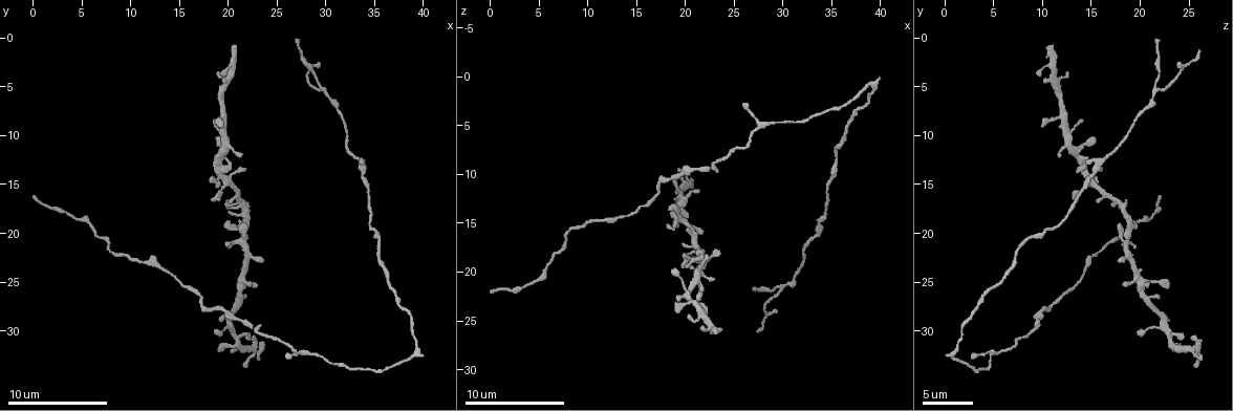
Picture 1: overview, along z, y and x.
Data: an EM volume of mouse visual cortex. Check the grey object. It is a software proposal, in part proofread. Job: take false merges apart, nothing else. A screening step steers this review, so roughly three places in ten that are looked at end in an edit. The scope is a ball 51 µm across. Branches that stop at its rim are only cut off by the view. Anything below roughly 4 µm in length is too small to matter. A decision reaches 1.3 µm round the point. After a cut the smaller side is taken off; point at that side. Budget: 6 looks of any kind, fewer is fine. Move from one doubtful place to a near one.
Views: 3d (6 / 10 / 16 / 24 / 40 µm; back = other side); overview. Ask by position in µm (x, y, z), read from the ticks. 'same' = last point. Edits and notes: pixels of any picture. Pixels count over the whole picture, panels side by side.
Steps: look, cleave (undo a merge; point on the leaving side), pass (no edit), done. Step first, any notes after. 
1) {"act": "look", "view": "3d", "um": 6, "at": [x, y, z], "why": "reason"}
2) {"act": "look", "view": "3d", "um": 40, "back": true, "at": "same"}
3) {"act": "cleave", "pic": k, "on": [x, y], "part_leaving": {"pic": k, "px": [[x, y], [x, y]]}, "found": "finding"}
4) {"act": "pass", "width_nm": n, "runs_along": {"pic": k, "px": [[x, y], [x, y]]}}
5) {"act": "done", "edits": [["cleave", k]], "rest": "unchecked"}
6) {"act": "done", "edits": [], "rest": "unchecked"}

{"act": "look", "view": "3d", "um": 10, "at": [17.2, 27.6, 10.8], "why": "calibre changes"}

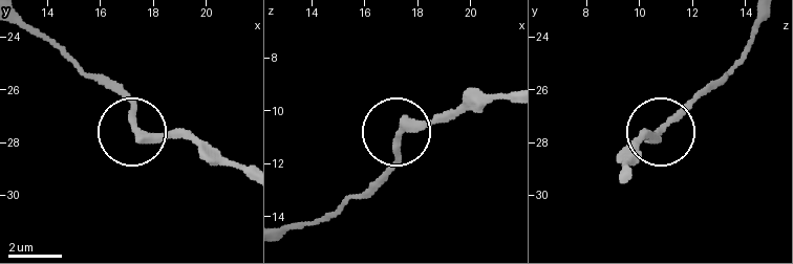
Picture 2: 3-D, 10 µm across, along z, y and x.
{"act": "pass", "runs_along": {"pic": 2, "px": [[622, 178], [628, 153], [663, 133], [708, 88]]}, "found": "all the same neuron"}

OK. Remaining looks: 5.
{"act": "look", "view": "3d", "um": 6, "at": [21.6, 20.8, 18.2], "why": "three arms meet"}

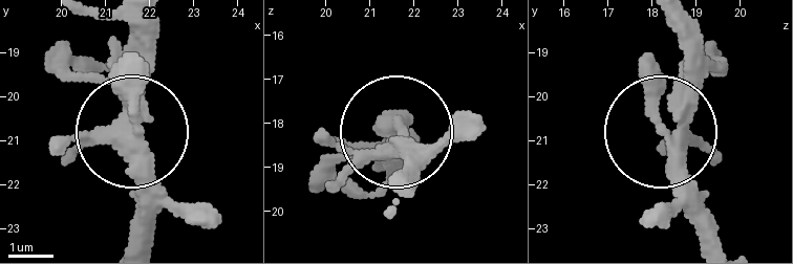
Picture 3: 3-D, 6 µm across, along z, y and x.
{"act": "look", "view": "3d", "um": 6, "back": true, "at": [21.70, 20.75, 18.15]}

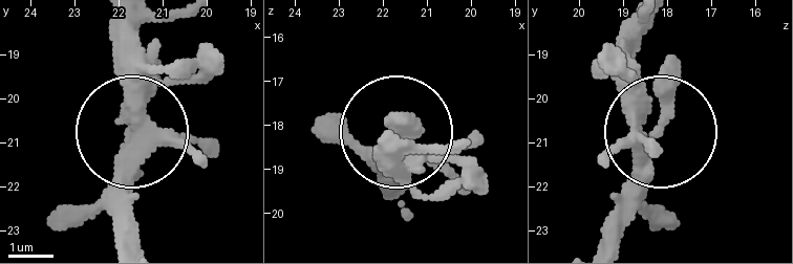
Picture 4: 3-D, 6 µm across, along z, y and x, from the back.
{"act": "pass", "found": "all the same neuron"}

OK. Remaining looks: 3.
{"act": "look", "view": "3d", "um": 6, "at": [11.4, 23.0, 14.6], "why": "three arms meet"}

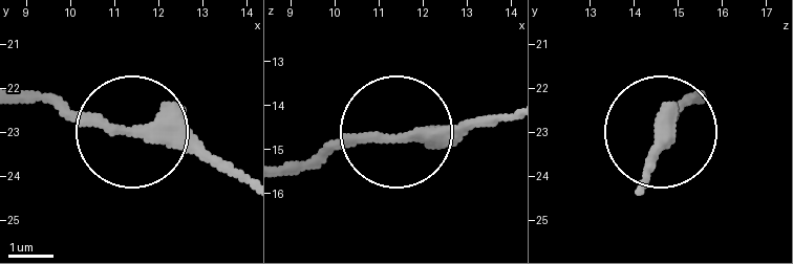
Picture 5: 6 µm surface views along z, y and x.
{"act": "pass", "runs_along": {"pic": 5, "px": [[238, 182], [205, 159], [28, 100]]}, "found": "one neuron here"}

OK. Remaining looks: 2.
{"act": "done", "edits": [], "rest": "unchecked"}

